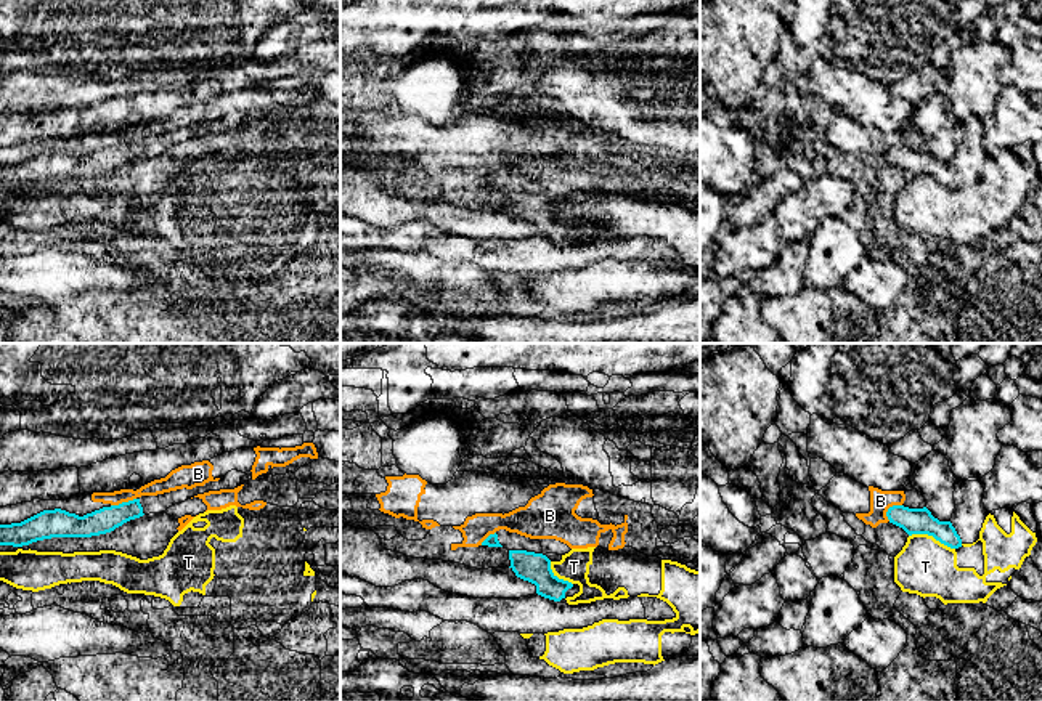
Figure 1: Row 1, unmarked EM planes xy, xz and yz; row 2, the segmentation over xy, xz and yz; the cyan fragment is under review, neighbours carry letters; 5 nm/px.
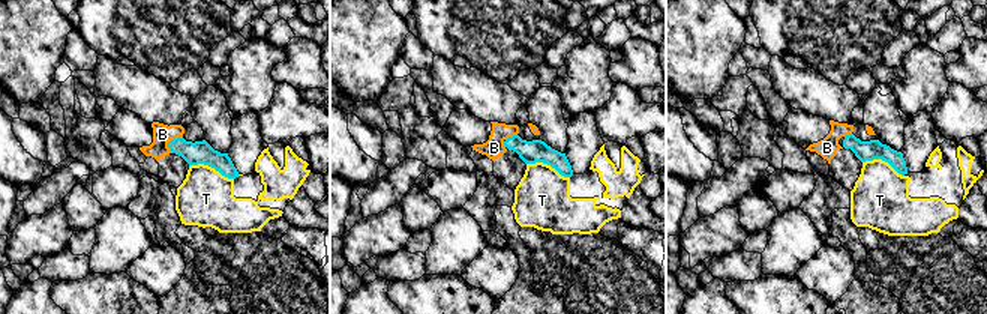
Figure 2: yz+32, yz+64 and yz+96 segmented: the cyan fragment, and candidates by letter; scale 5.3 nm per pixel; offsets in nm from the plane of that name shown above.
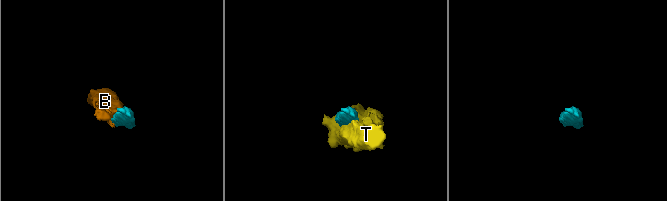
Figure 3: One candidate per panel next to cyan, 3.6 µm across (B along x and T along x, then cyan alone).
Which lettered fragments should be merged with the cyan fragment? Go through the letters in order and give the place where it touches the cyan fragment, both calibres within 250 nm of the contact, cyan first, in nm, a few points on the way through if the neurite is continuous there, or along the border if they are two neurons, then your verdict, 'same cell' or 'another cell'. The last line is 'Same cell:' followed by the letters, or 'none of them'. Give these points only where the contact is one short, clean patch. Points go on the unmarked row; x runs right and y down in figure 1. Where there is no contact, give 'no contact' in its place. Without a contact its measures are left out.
B: meets cyan in yz at (888, 149); 130 nm thick on the cyan side, 110 nm on the other; another cell
T: meets cyan in yz at (932, 175); 130 nm thick on the cyan side, 280 nm on the other; another cell
Same cell: none of them

